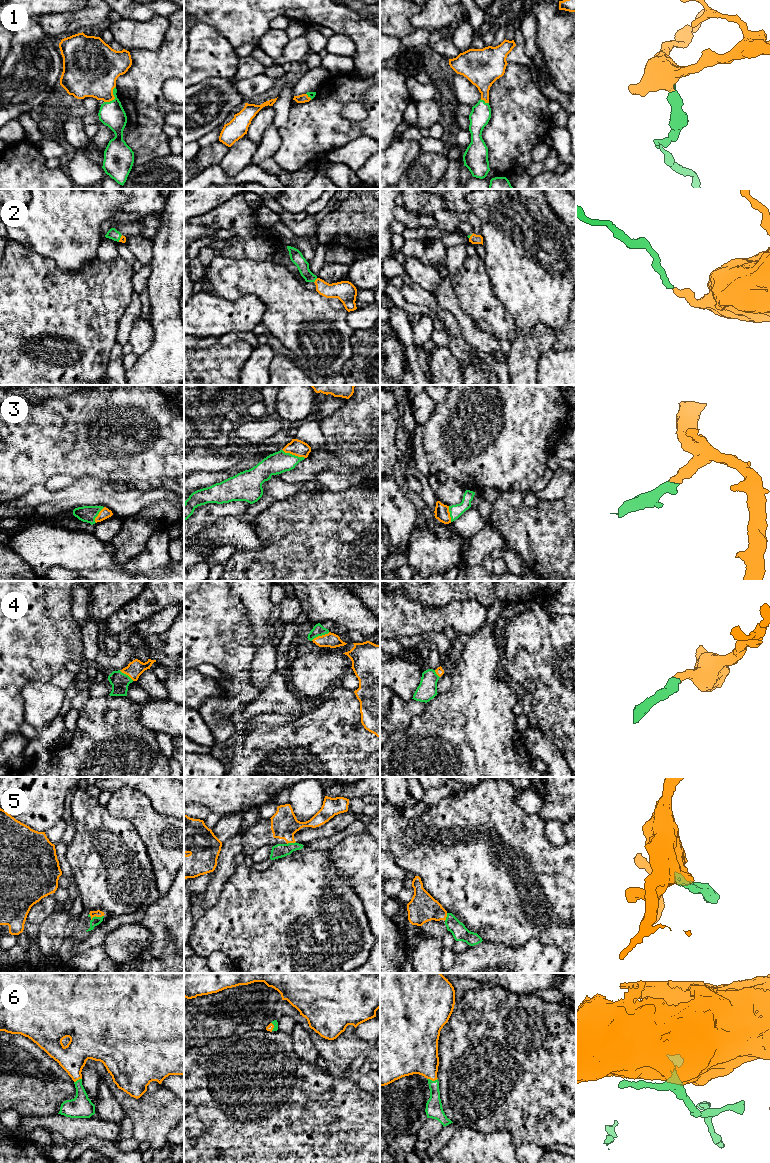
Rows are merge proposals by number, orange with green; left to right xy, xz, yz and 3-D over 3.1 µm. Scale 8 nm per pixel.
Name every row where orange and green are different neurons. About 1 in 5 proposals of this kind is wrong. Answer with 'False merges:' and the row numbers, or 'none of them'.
False merges: none of them

